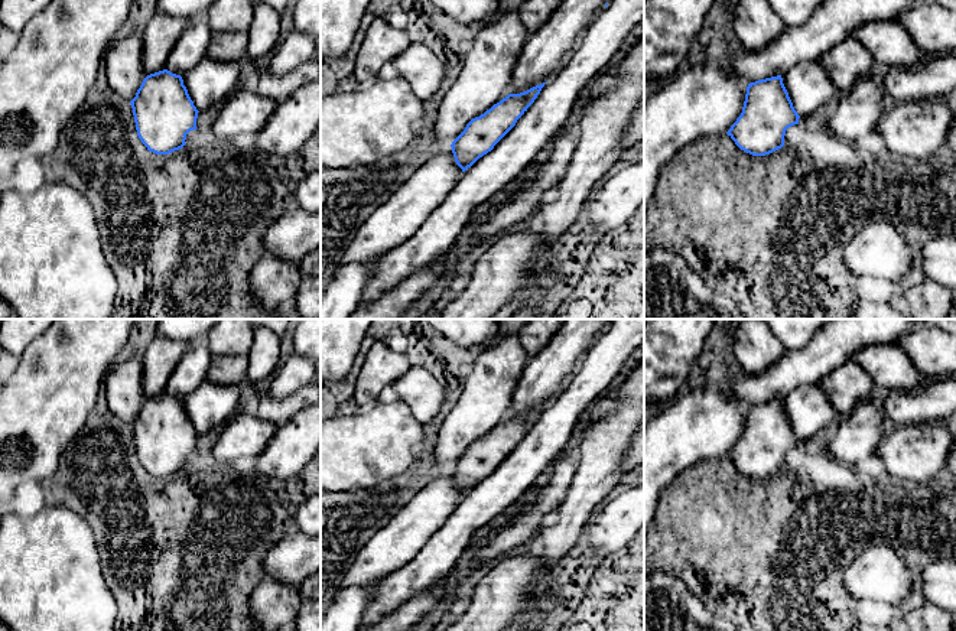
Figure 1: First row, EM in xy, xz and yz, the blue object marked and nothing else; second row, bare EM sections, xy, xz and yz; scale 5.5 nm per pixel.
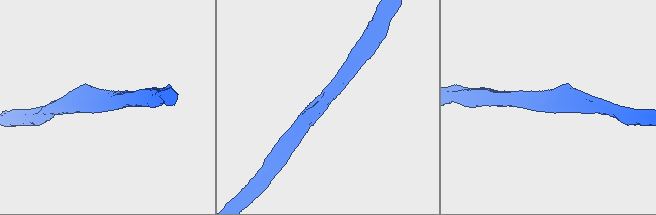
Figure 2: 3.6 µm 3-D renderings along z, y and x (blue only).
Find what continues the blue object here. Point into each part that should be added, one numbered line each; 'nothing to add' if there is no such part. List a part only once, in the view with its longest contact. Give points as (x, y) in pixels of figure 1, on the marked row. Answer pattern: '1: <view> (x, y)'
nothing to add

